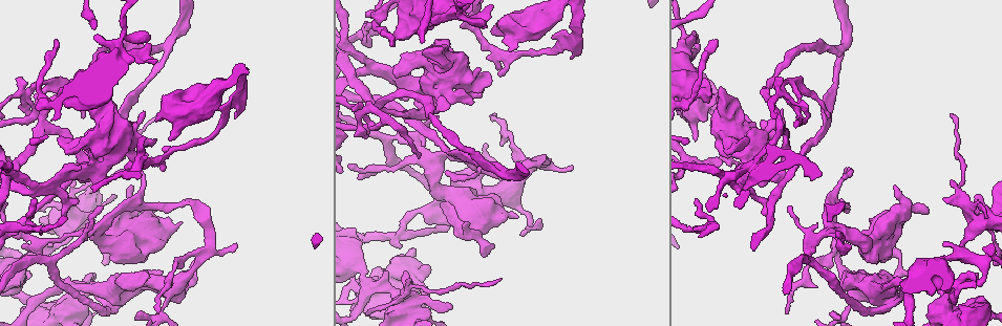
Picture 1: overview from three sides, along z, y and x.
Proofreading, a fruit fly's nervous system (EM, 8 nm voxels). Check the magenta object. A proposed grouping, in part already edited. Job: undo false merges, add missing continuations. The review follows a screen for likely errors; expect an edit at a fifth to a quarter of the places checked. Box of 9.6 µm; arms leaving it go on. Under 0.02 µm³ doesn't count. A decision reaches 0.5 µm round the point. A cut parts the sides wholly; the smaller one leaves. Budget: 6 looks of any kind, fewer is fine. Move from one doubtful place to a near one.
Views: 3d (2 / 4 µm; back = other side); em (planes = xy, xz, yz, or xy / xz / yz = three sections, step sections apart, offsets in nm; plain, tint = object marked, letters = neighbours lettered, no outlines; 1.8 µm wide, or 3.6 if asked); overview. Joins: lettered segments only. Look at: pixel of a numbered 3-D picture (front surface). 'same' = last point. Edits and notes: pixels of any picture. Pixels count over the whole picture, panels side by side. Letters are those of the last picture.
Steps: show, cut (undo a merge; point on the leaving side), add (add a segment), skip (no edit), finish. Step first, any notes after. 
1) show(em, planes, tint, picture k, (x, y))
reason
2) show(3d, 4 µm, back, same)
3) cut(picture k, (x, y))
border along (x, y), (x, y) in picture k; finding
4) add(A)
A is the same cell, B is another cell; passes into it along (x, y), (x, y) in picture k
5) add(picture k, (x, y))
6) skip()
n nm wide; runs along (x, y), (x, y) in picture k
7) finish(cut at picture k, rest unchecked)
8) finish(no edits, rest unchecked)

show(3d, 2 µm, picture 1, (82, 157))
four or more arms meet

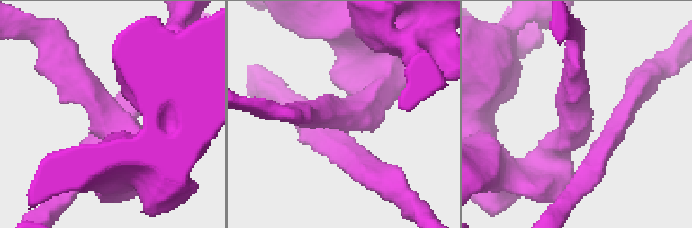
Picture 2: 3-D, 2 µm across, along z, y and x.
show(em, yz, step 4, tint, picture 2, (579, 124))
now the EM

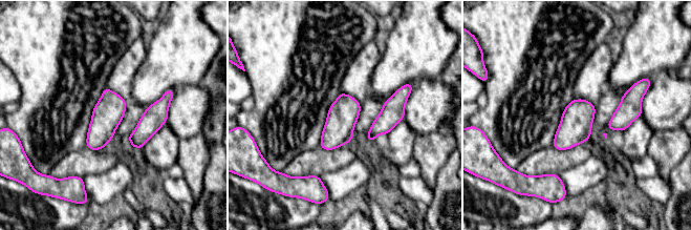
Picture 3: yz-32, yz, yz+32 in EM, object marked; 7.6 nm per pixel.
show(em, planes, letters, same)

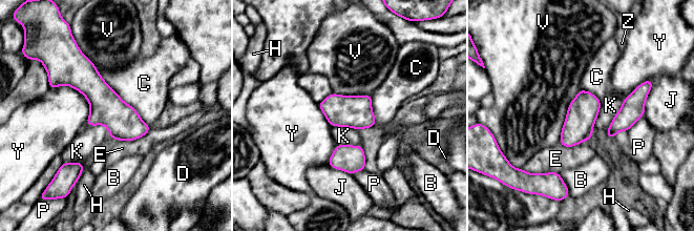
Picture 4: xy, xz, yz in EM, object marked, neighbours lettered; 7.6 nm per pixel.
skip()
B, C, D, E, H, J, K, P, V, Y and Z are other cells; border along (602, 101), (592, 135) in picture 4; one neuron here

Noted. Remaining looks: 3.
show(3d, 4 µm, picture 1, (103, 109))
sudden change in width

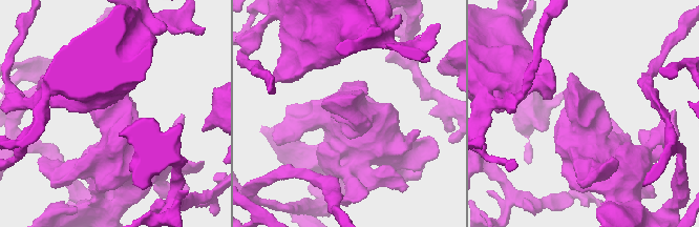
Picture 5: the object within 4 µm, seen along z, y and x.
show(em, 3.6 µm, yz, step 4, tint, picture 5, (114, 107))
need the tissue

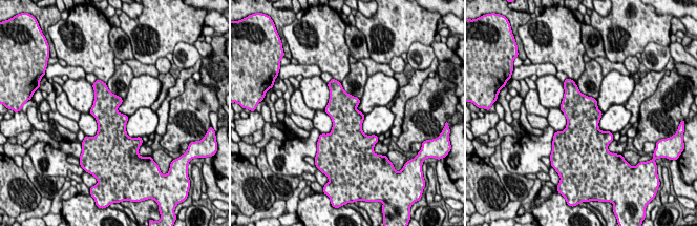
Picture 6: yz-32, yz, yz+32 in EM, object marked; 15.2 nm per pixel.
show(em, 3.6 µm, planes, letters, same)
another direction

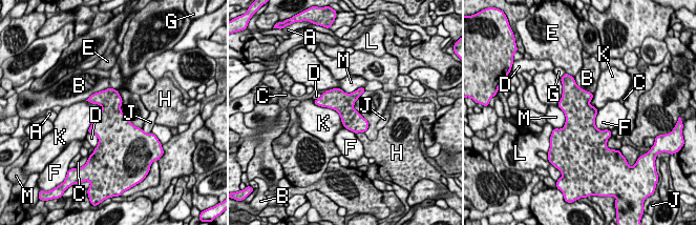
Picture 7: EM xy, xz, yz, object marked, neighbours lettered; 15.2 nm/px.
skip()
K touches over 650 nm; A, B, C, D, E, F, G, H, J, K, L and M are other cells; border along (313, 100), (333, 108), (345, 127) in picture 7; continuous, no second neuron

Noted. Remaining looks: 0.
finish(no edits, rest unchecked)

